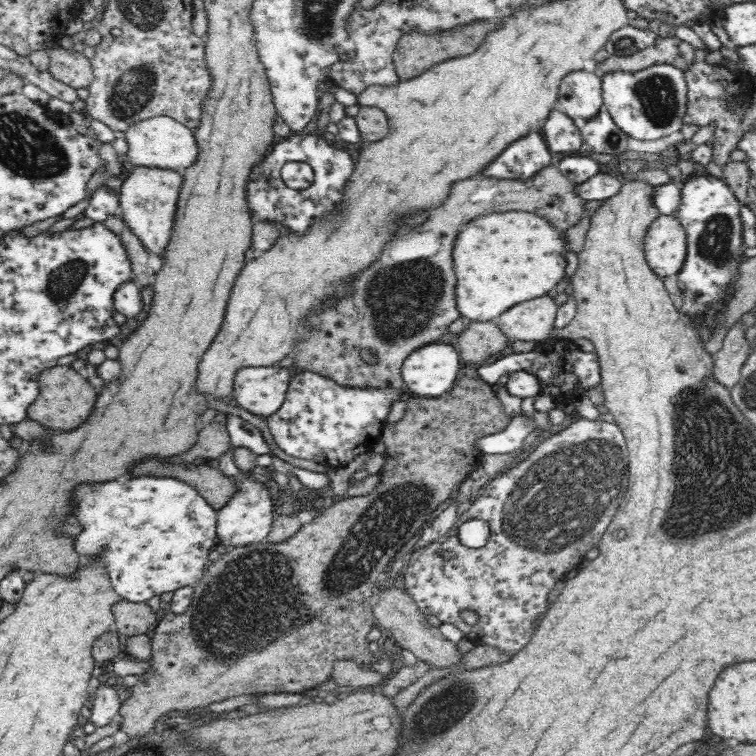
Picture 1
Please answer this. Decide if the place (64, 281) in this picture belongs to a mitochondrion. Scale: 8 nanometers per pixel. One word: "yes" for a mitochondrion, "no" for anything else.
yes

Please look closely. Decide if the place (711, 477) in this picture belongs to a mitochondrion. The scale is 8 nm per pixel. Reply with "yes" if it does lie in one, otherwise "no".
yes

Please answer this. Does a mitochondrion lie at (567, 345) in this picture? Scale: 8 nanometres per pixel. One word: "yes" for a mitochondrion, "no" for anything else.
no

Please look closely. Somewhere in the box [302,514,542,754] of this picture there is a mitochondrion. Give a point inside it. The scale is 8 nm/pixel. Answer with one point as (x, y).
(449, 705)

